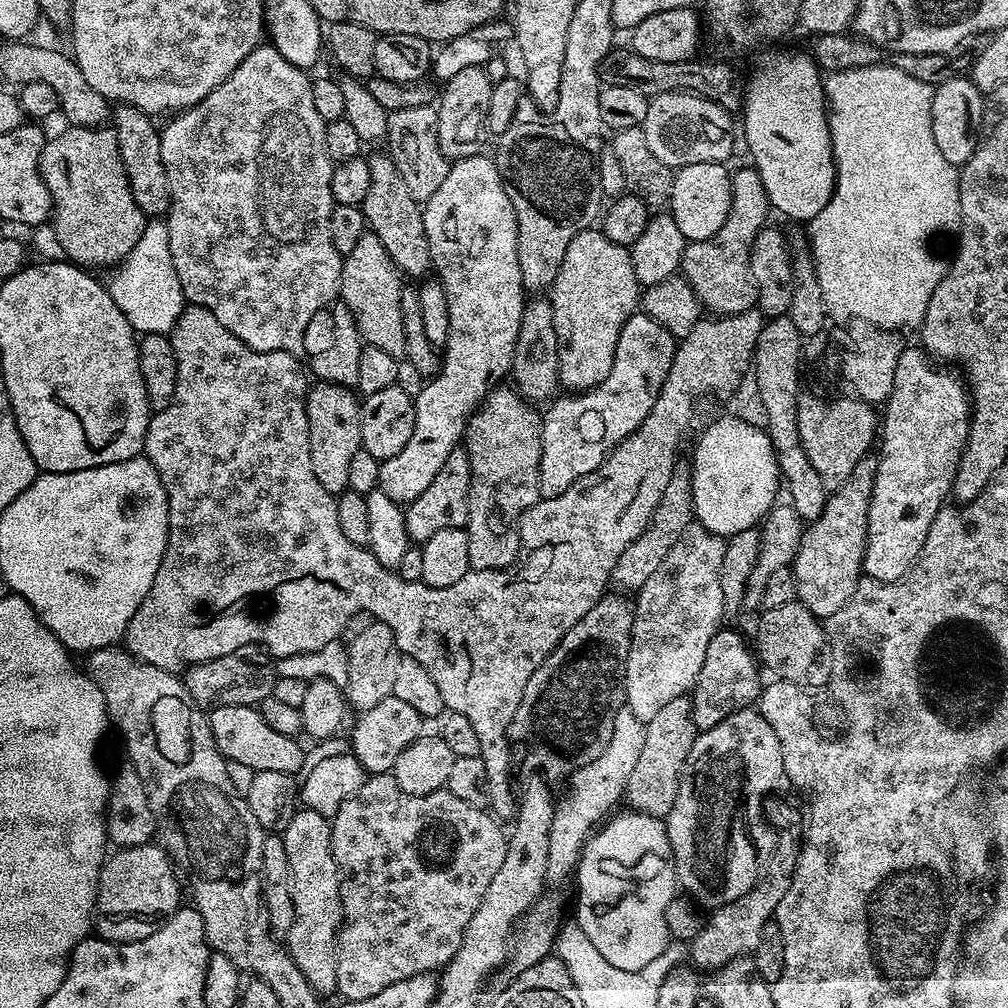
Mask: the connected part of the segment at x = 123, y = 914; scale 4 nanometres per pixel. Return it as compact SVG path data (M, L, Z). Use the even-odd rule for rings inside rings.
M149 842L133 848L113 851L100 871L100 889L96 891L94 932L99 939L129 944L154 934L161 924L181 907L177 869L159 843Z

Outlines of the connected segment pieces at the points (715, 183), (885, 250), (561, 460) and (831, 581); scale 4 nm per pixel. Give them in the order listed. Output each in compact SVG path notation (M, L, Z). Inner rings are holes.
M698 162L694 166L675 169L666 208L674 218L674 222L678 222L678 230L682 230L685 241L710 238L718 234L722 222L726 222L726 214L730 214L732 205L734 176L724 167L723 163Z
M874 62L868 68L847 68L841 72L830 72L824 80L832 157L836 163L836 185L830 202L826 202L826 206L822 206L822 210L818 210L816 217L807 225L808 244L812 247L810 259L816 270L816 285L822 294L824 307L831 315L833 312L836 316L845 316L845 321L861 320L895 333L899 333L900 328L919 329L920 323L926 318L926 306L930 306L930 298L934 298L938 282L942 282L948 272L949 261L943 260L932 249L932 239L943 232L955 233L960 227L960 177L957 165L946 162L942 150L938 150L938 142L934 142L934 130L930 122L932 89L933 85L918 82L918 78L910 78L910 74L906 74L901 68L891 67L884 62Z
M637 310L622 326L622 334L618 334L618 350L610 374L606 374L598 386L579 394L557 395L547 405L548 413L543 413L540 430L541 497L557 496L574 486L578 478L593 472L612 449L642 426L666 382L677 347L677 337L672 336L670 330L654 322L643 310Z
M866 455L858 466L854 466L854 474L842 482L837 492L829 495L820 517L805 527L791 570L796 579L796 600L807 606L817 618L838 614L862 578L873 475L873 457Z

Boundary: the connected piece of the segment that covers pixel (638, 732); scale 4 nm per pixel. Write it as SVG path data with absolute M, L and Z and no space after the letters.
M628 707L618 710L618 718L614 718L614 734L610 734L610 746L606 746L604 753L594 758L594 762L571 773L568 793L564 801L556 804L554 822L550 826L550 854L546 858L546 881L549 885L560 884L575 873L584 843L609 815L608 807L623 797L626 782L638 763L638 754L642 754L644 726L645 721L638 719Z

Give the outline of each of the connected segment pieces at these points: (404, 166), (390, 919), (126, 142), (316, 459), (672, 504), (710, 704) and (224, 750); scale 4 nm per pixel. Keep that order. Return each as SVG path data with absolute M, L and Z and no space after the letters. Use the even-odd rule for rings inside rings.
M432 104L413 106L405 109L389 111L386 126L387 155L392 157L394 166L398 166L398 174L410 190L417 202L426 202L442 186L450 167L447 156L442 154L438 146L438 118Z
M372 774L365 779L363 786L336 811L331 817L332 826L332 853L334 862L340 871L340 897L344 907L344 921L340 924L340 933L336 939L336 992L344 1000L361 1000L370 998L370 994L378 994L378 990L386 990L386 986L394 986L394 982L402 982L406 978L414 978L423 972L435 973L443 969L458 954L458 946L462 946L462 938L474 910L478 910L478 902L482 902L482 894L490 886L494 874L506 858L508 836L499 828L497 817L489 814L485 809L475 808L462 798L454 798L447 790L434 794L419 796L406 794L402 786L390 774Z
M116 104L110 116L111 127L116 130L118 138L118 154L122 158L122 166L126 170L126 178L130 182L130 194L134 194L134 202L138 202L138 210L144 212L148 218L167 217L172 199L170 198L170 181L166 179L166 166L162 166L162 146L160 145L161 129L151 115L138 110L129 104Z
M316 382L308 389L306 418L310 426L310 466L322 490L334 497L349 491L350 462L361 448L360 405L357 393L343 384Z
M680 462L677 463L666 490L662 490L662 498L658 502L646 530L637 540L630 542L630 546L626 550L622 550L622 558L618 558L612 571L611 583L617 584L620 587L617 589L623 590L625 593L639 593L640 588L646 586L646 578L651 578L654 570L658 570L658 566L662 566L662 562L666 558L666 554L670 554L674 542L678 542L678 538L682 538L685 532L693 527L693 524L692 470L687 463Z
M728 626L720 627L710 638L710 646L706 646L706 659L702 661L702 670L696 679L696 687L690 693L692 701L692 717L700 732L718 726L730 714L757 703L762 691L760 684L761 665L754 655L753 649Z
M218 706L207 713L208 725L214 734L214 742L225 760L243 762L255 772L262 770L282 770L283 772L299 773L303 765L305 749L300 748L300 740L294 736L278 734L266 718L262 718L259 707L246 706Z

